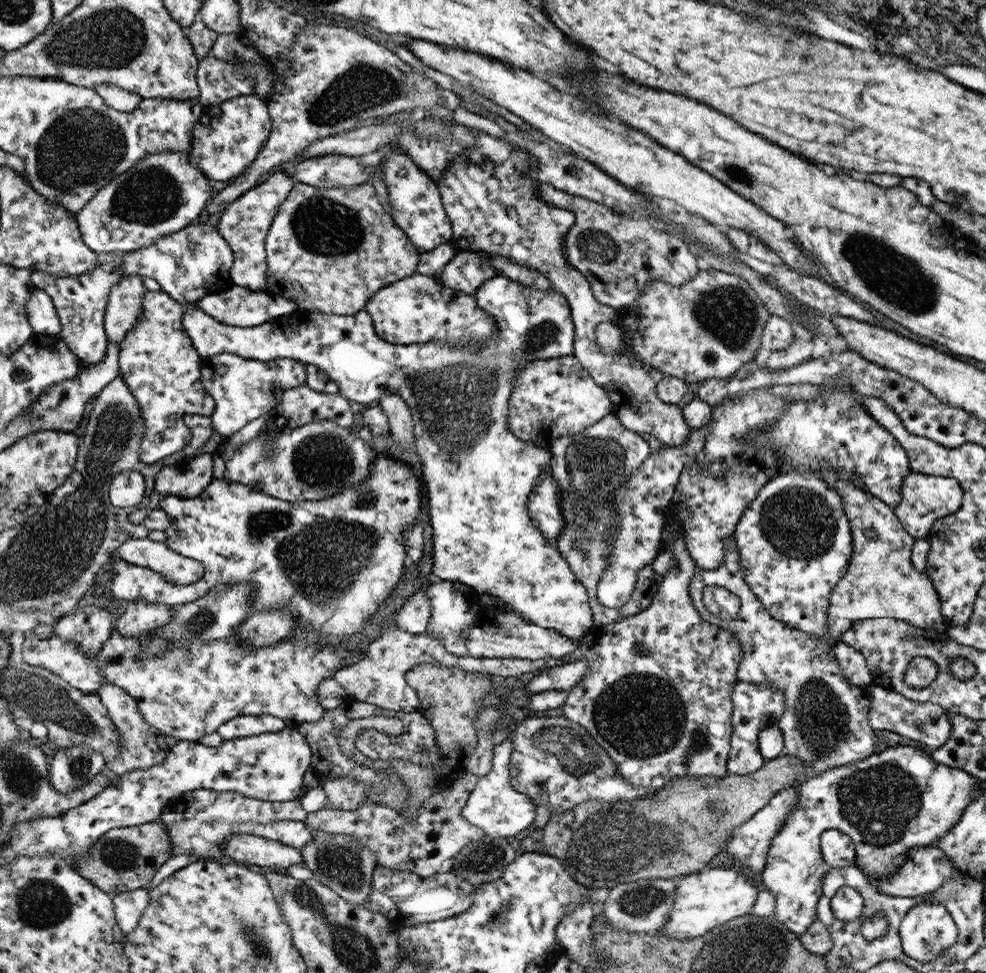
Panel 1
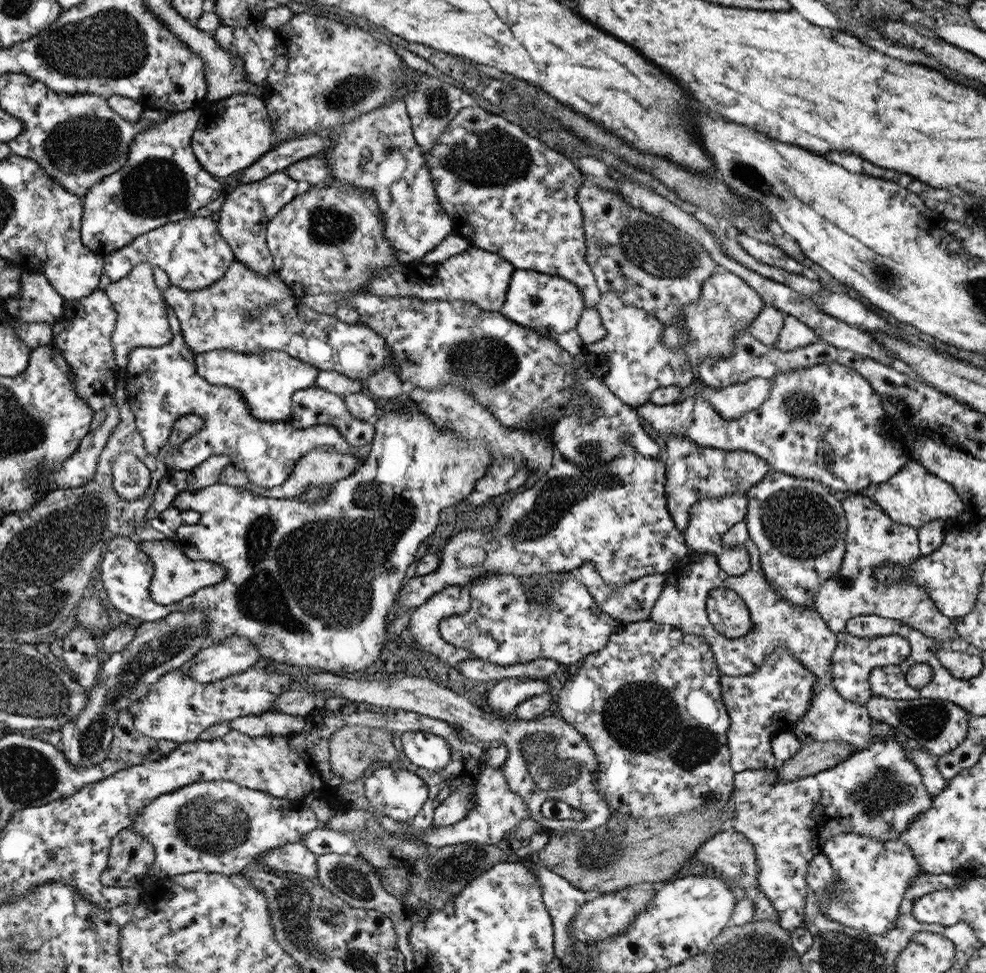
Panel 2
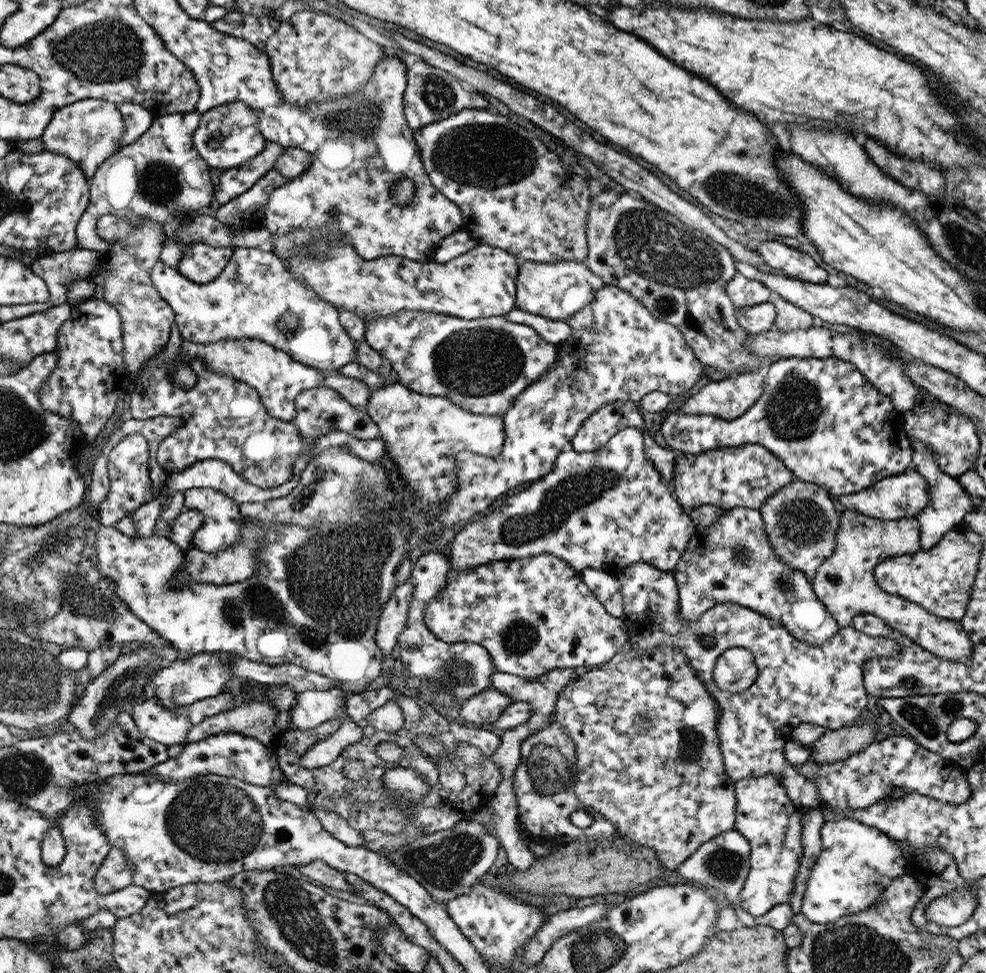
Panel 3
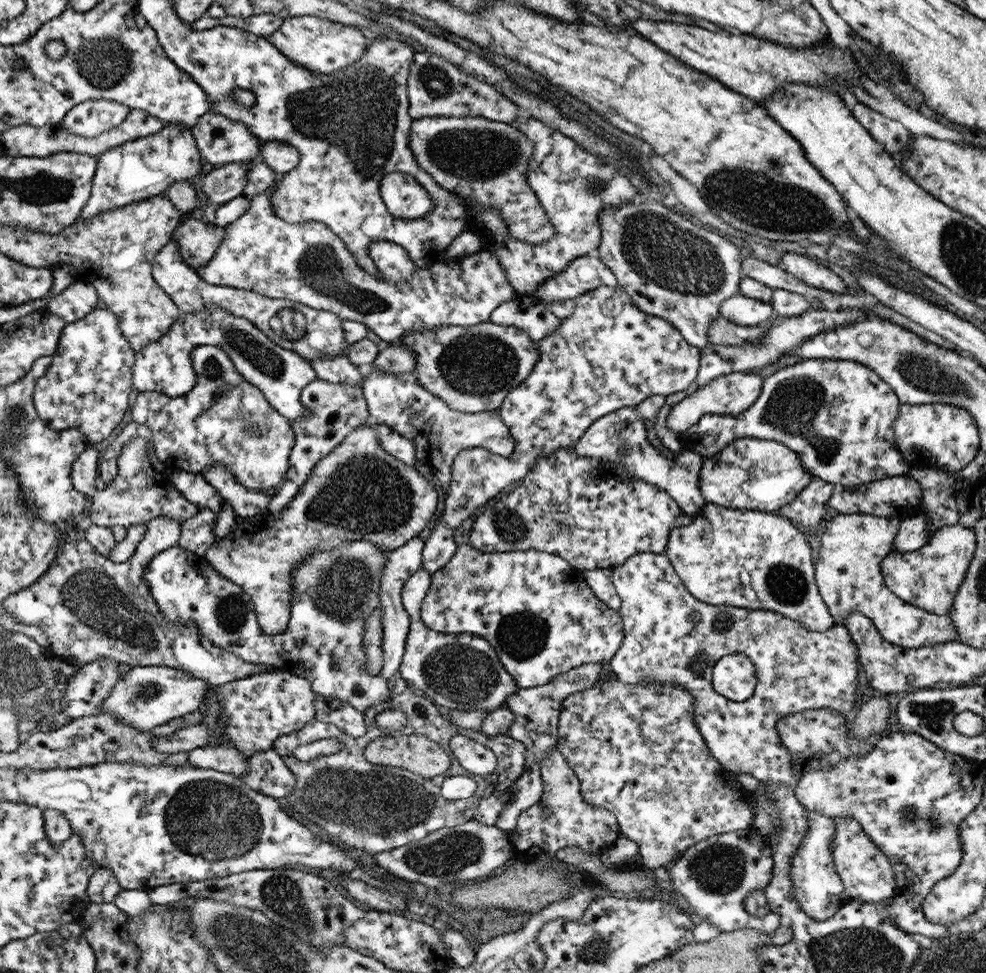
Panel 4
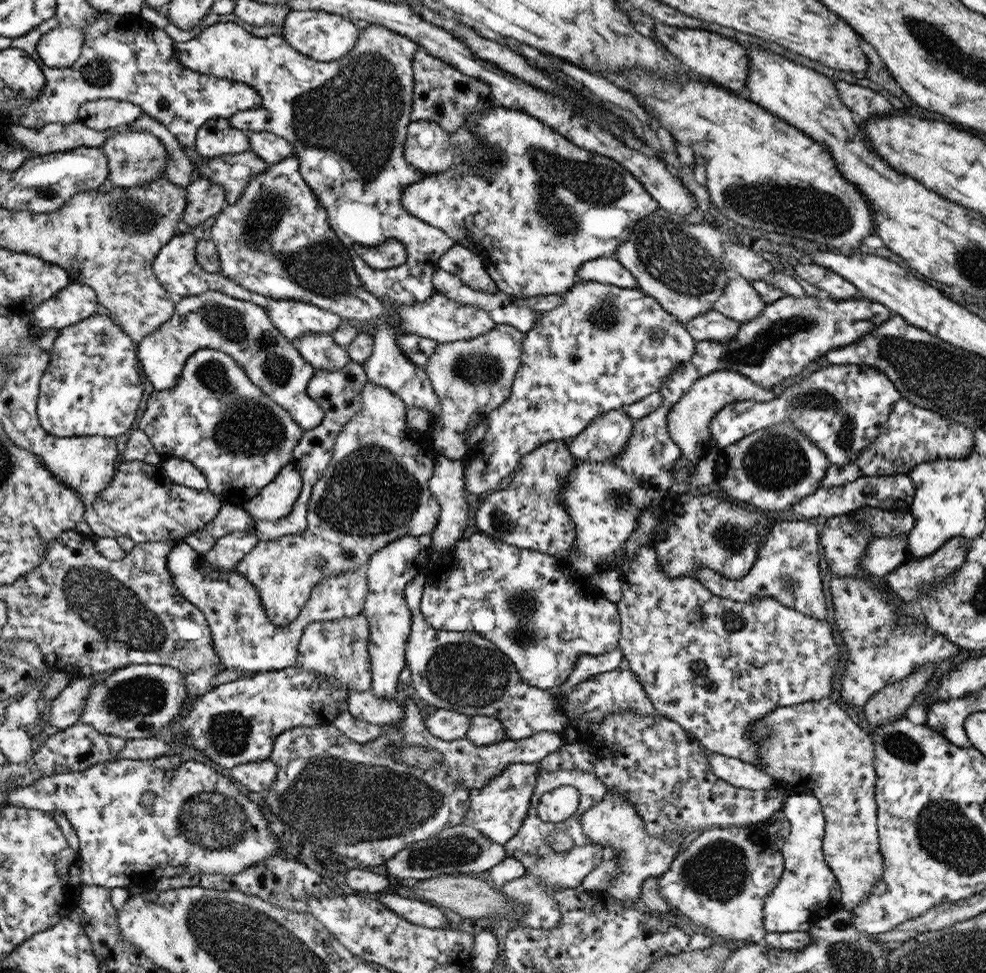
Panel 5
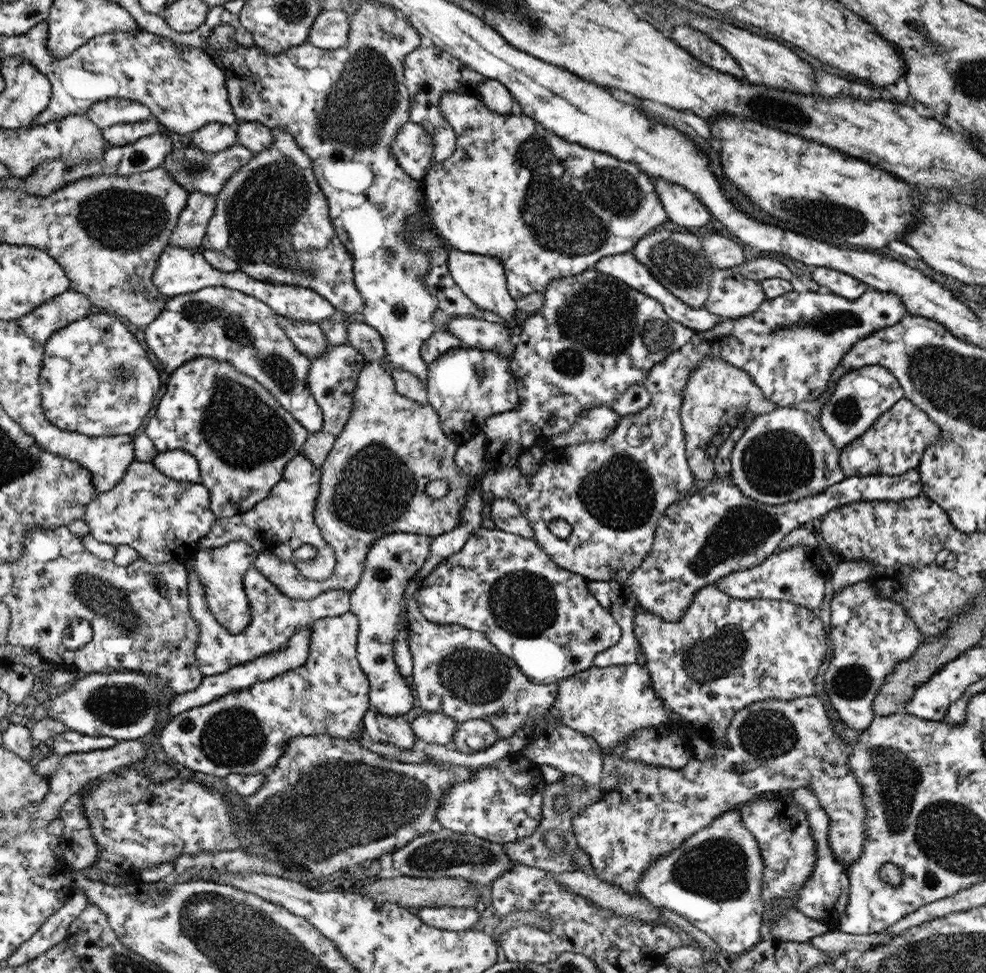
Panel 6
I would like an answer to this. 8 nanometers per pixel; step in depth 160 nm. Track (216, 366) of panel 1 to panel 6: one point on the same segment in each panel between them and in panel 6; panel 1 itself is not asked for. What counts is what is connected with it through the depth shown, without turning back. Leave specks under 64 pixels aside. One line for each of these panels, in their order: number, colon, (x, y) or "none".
2: (266, 380)
3: (278, 378)
4: (164, 366)
5: (241, 329)
6: (217, 322)

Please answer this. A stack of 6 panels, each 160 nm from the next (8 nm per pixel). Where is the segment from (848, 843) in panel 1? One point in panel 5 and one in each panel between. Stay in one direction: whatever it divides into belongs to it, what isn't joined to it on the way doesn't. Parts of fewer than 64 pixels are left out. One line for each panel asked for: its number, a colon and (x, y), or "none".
2: (871, 877)
3: (856, 862)
4: (818, 889)
5: (807, 890)

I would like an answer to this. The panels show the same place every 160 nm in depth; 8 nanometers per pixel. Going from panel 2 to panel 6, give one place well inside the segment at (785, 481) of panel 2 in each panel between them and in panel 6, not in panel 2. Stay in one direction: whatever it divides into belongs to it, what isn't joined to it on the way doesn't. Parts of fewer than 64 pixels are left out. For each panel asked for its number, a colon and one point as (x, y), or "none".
3: (799, 520)
4: (806, 512)
5: (911, 435)
6: (894, 444)

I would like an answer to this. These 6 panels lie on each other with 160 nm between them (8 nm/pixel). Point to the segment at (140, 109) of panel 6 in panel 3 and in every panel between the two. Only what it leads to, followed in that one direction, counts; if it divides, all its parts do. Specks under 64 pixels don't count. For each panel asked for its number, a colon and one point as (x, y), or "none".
3: (88, 131)
4: (90, 118)
5: (102, 114)

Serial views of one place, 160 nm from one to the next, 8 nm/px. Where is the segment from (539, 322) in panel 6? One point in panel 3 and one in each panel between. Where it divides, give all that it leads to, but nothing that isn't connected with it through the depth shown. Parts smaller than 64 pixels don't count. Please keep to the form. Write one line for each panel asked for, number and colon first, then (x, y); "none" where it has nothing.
3: (626, 353)
4: (607, 354)
5: (603, 348)

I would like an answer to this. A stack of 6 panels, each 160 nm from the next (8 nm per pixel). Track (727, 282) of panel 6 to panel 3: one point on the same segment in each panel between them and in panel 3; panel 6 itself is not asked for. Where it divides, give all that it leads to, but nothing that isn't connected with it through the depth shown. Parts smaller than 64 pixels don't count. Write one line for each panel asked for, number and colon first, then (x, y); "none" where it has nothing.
3: (760, 318)
4: (738, 309)
5: (739, 301)

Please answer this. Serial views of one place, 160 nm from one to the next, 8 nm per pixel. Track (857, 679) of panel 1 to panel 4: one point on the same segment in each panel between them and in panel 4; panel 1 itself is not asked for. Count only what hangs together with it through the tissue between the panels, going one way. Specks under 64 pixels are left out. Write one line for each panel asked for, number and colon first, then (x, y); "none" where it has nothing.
2: (852, 659)
3: (795, 682)
4: (669, 637)

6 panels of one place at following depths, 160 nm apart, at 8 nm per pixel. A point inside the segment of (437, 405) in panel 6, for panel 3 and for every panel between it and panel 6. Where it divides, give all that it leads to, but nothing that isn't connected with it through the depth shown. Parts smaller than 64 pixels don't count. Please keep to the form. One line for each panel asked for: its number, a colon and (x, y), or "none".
3: (481, 365)
4: (471, 368)
5: (471, 377)

